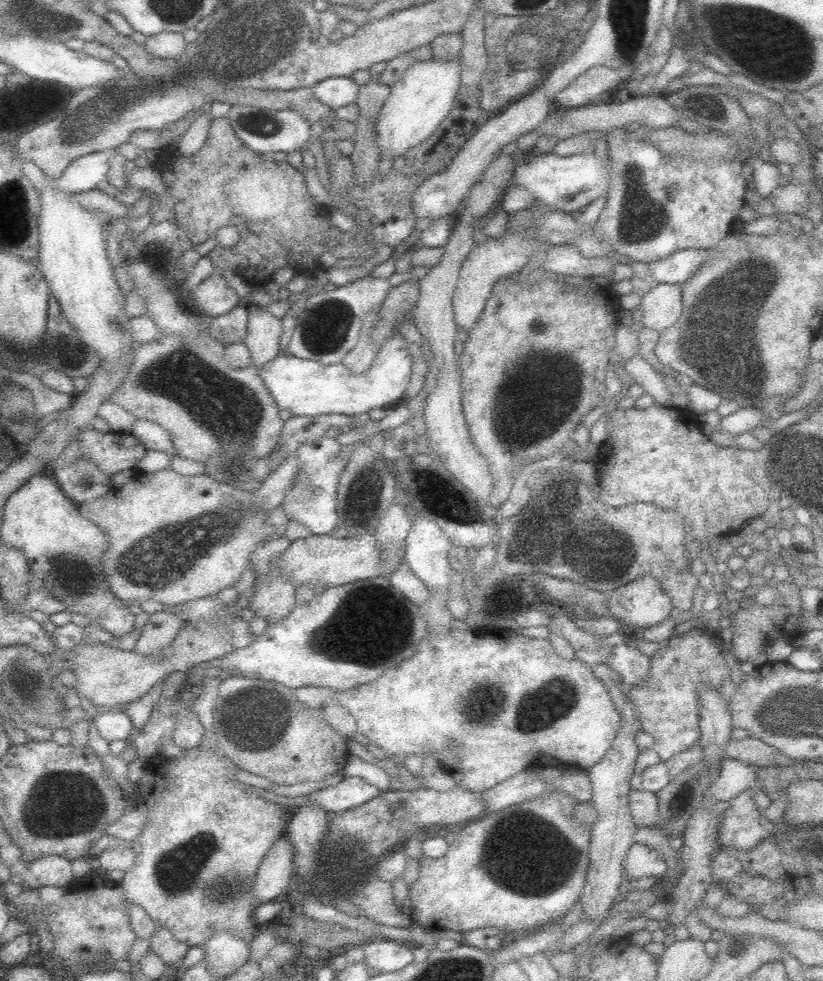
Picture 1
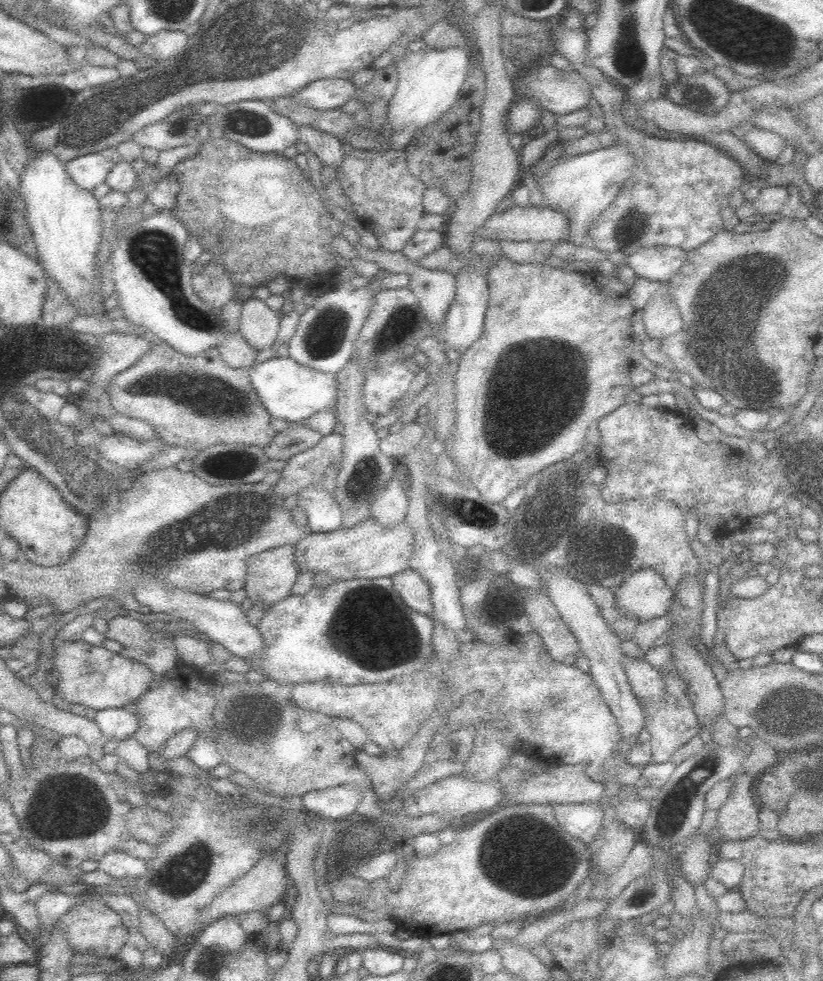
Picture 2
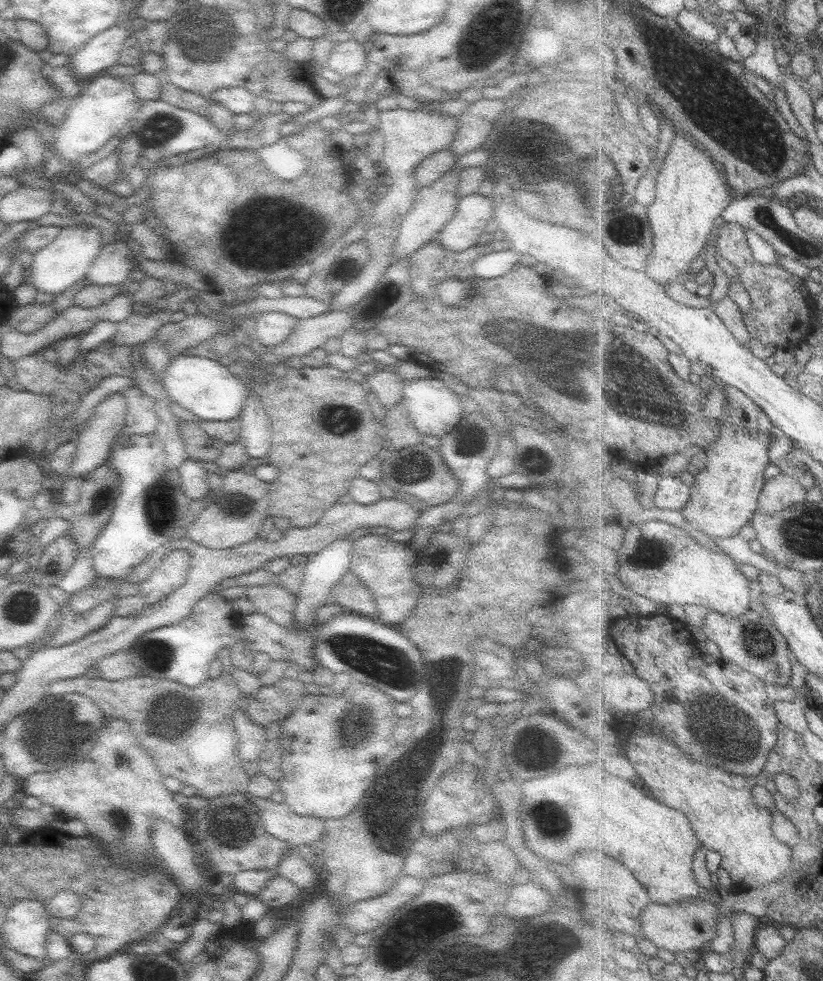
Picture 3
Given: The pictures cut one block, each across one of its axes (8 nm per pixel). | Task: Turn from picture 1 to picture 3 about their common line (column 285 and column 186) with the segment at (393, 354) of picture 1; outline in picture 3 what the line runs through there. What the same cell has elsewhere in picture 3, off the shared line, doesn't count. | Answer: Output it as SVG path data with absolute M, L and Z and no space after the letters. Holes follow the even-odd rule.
M180 354L165 370L162 386L169 401L192 413L201 421L238 420L248 398L245 381L215 360Z

